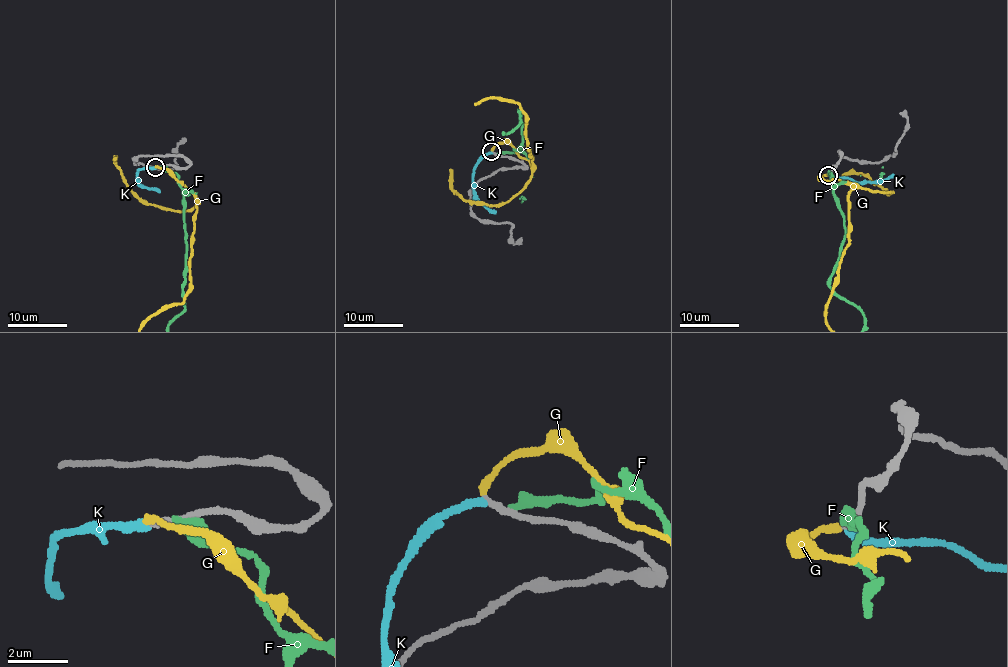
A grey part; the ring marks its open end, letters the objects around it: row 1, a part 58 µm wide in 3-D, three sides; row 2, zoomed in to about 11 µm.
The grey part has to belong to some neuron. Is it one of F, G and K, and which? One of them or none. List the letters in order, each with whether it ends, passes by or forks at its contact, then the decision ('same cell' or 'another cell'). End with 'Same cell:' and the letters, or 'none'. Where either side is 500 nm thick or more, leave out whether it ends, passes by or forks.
F: it ends | another cell
G: it ends | same cell
K: it ends | another cell
Same cell: G

